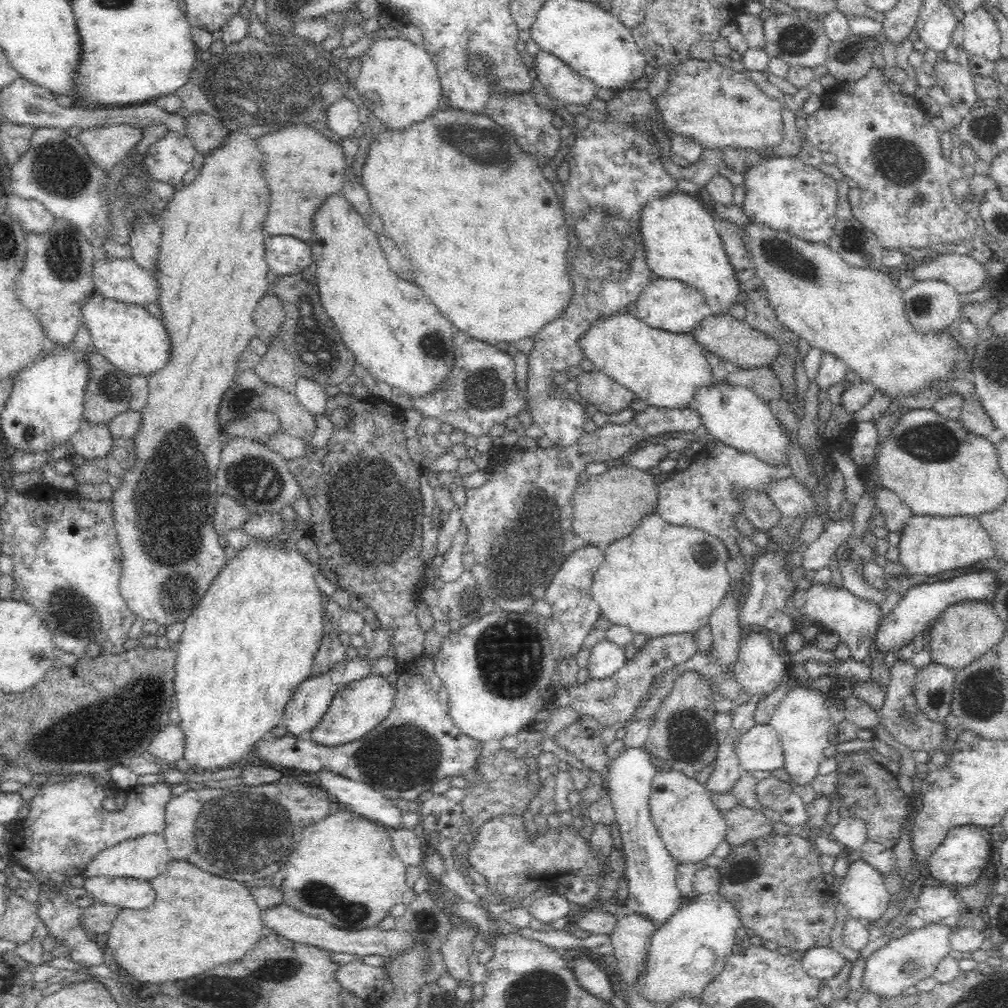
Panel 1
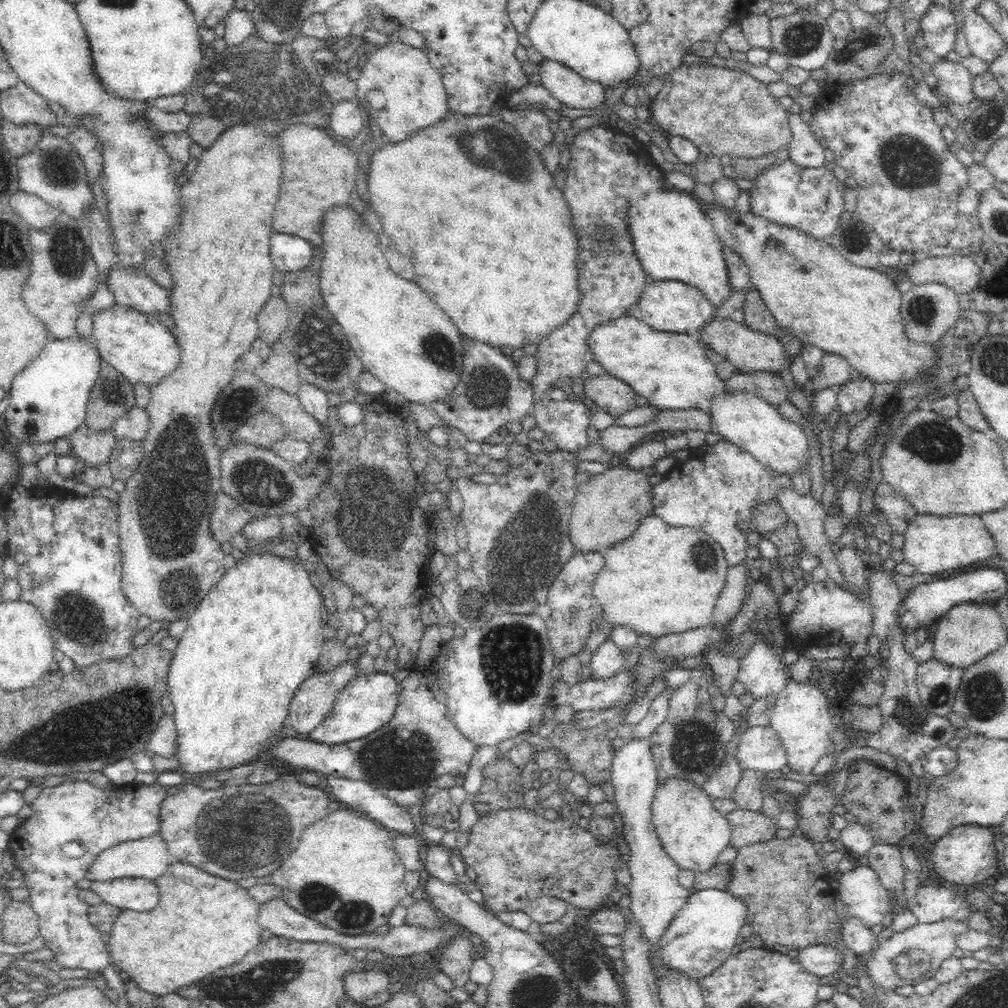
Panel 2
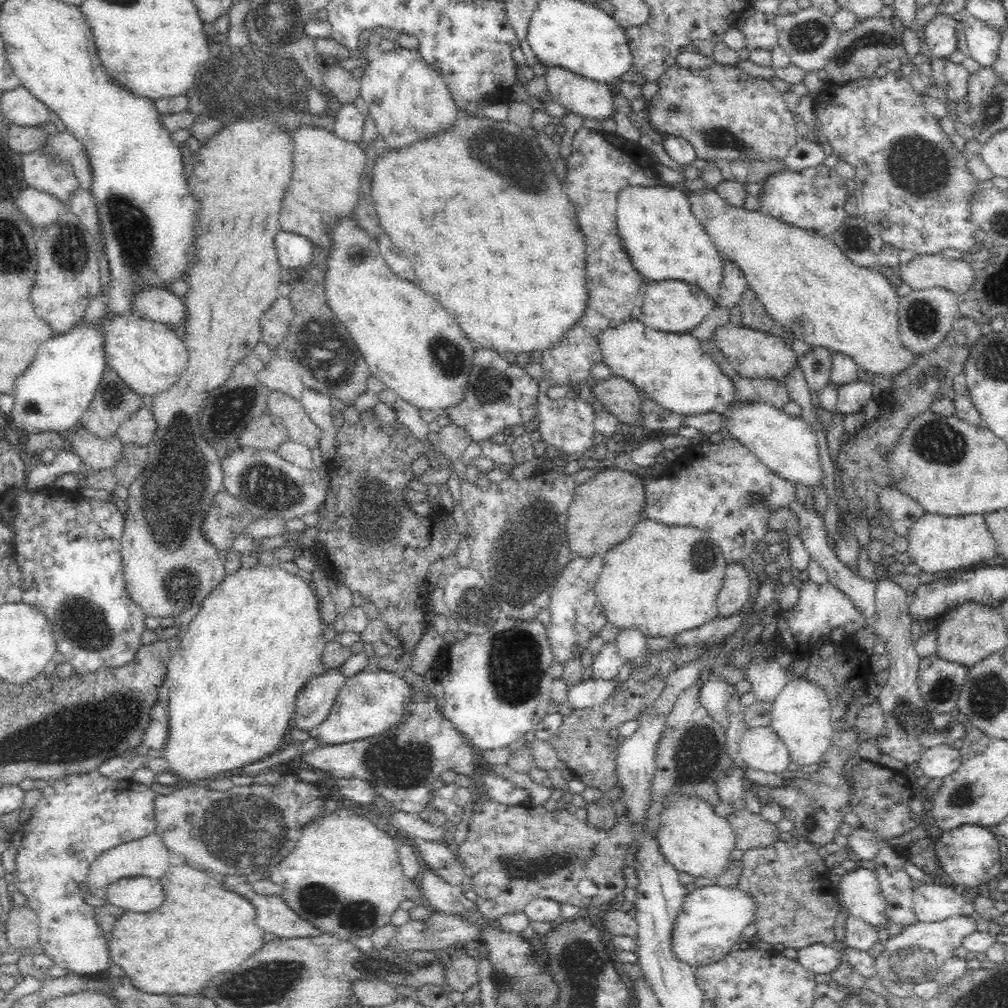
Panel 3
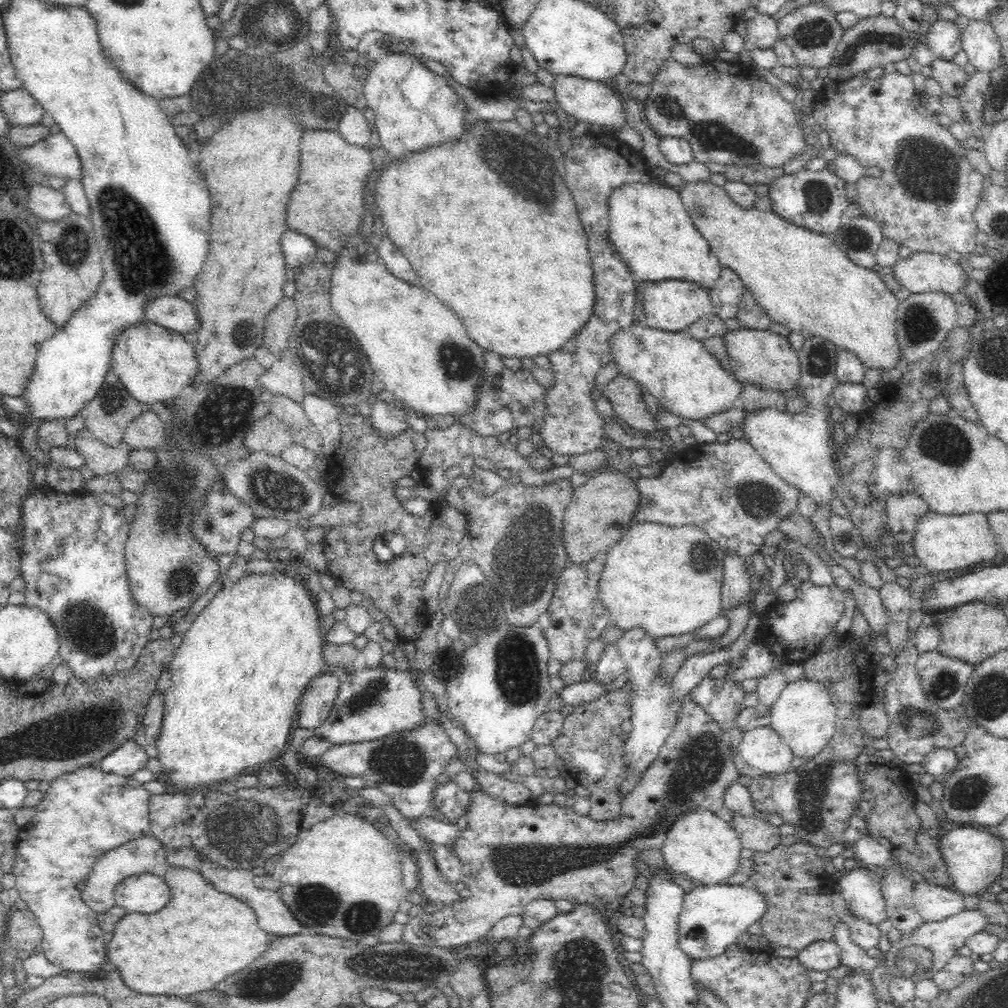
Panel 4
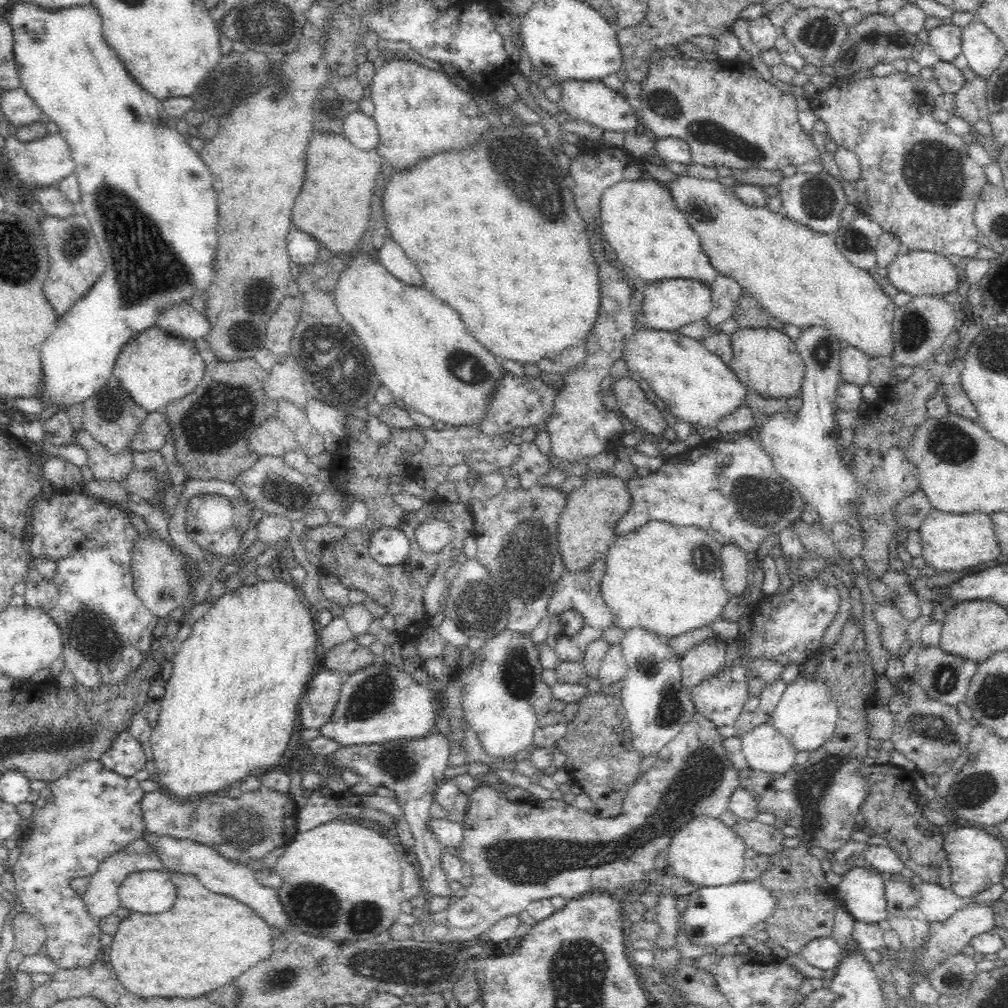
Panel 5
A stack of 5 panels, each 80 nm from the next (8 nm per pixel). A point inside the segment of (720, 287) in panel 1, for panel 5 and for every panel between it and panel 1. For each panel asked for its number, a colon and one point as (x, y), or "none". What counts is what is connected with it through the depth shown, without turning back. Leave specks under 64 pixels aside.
2: (674, 238)
3: (665, 240)
4: (650, 228)
5: (646, 229)

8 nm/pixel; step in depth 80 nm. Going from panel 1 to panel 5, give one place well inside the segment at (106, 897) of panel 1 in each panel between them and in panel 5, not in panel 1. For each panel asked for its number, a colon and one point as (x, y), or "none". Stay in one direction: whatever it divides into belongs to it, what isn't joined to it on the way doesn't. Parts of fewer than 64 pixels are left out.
2: (137, 894)
3: (141, 894)
4: (147, 894)
5: (150, 892)

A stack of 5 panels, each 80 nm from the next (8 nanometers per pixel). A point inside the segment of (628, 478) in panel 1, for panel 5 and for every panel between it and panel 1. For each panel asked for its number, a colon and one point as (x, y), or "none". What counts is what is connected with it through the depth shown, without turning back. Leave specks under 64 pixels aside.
2: (608, 508)
3: (605, 510)
4: (602, 510)
5: (587, 527)

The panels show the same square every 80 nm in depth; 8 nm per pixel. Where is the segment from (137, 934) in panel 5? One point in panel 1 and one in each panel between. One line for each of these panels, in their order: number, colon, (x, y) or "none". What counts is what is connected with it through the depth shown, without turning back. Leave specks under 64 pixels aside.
1: (197, 921)
2: (202, 922)
3: (202, 928)
4: (202, 936)

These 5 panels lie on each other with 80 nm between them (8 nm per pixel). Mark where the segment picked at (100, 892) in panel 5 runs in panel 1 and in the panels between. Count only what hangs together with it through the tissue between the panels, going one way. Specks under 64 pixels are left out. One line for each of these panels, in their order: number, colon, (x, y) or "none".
1: (147, 856)
2: (148, 858)
3: (149, 857)
4: (147, 855)

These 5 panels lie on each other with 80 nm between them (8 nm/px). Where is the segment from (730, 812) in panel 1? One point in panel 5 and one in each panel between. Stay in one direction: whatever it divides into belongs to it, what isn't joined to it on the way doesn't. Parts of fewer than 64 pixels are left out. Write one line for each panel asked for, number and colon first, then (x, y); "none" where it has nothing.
2: (747, 827)
3: (751, 830)
4: (755, 834)
5: (764, 839)

